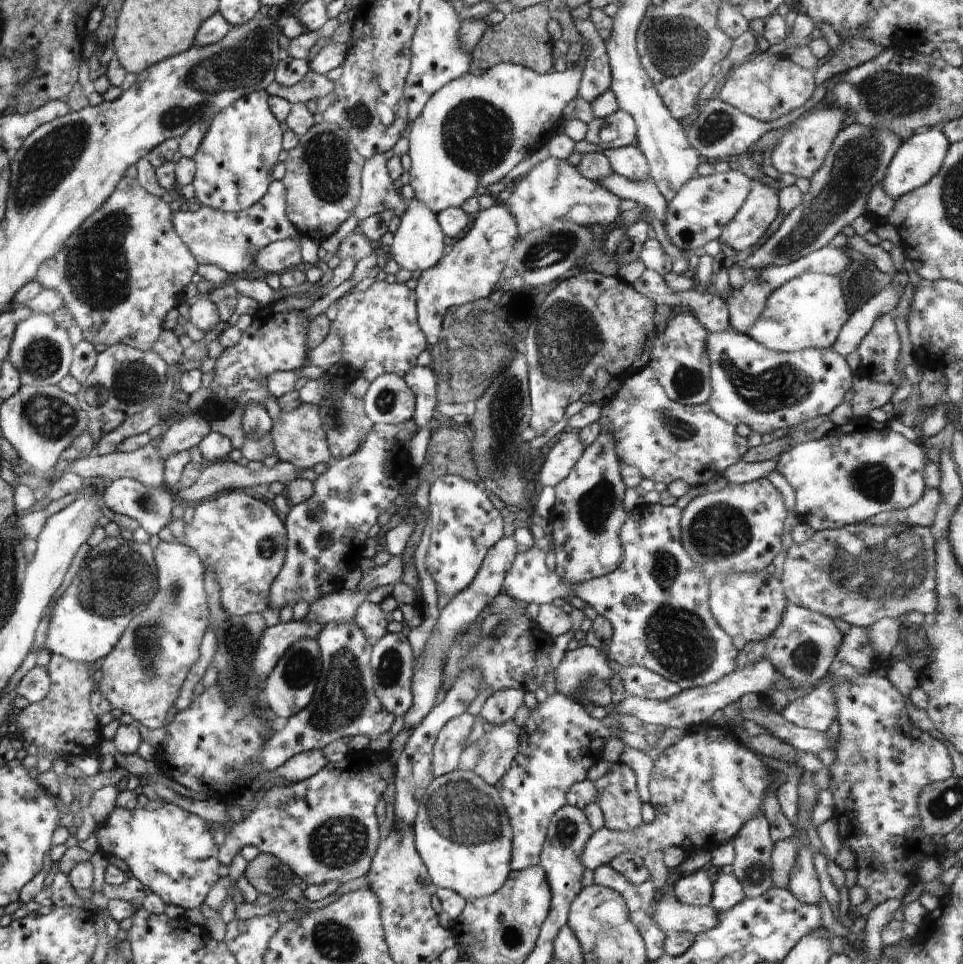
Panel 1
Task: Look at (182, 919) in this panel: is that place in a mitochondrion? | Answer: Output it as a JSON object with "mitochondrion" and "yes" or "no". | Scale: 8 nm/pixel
{"mitochondrion":"no"}

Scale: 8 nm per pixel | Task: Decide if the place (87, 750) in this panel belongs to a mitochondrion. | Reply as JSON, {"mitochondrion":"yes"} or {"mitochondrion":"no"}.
{"mitochondrion":"no"}

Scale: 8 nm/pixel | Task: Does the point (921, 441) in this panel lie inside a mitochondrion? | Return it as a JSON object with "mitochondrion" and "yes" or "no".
{"mitochondrion":"no"}

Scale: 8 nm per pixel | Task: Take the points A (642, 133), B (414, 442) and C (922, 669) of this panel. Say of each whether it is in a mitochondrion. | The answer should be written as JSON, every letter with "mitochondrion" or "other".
{"A":"other","B":"other","C":"other"}

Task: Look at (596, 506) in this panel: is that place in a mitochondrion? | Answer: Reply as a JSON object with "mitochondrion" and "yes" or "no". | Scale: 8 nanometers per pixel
{"mitochondrion":"yes"}

